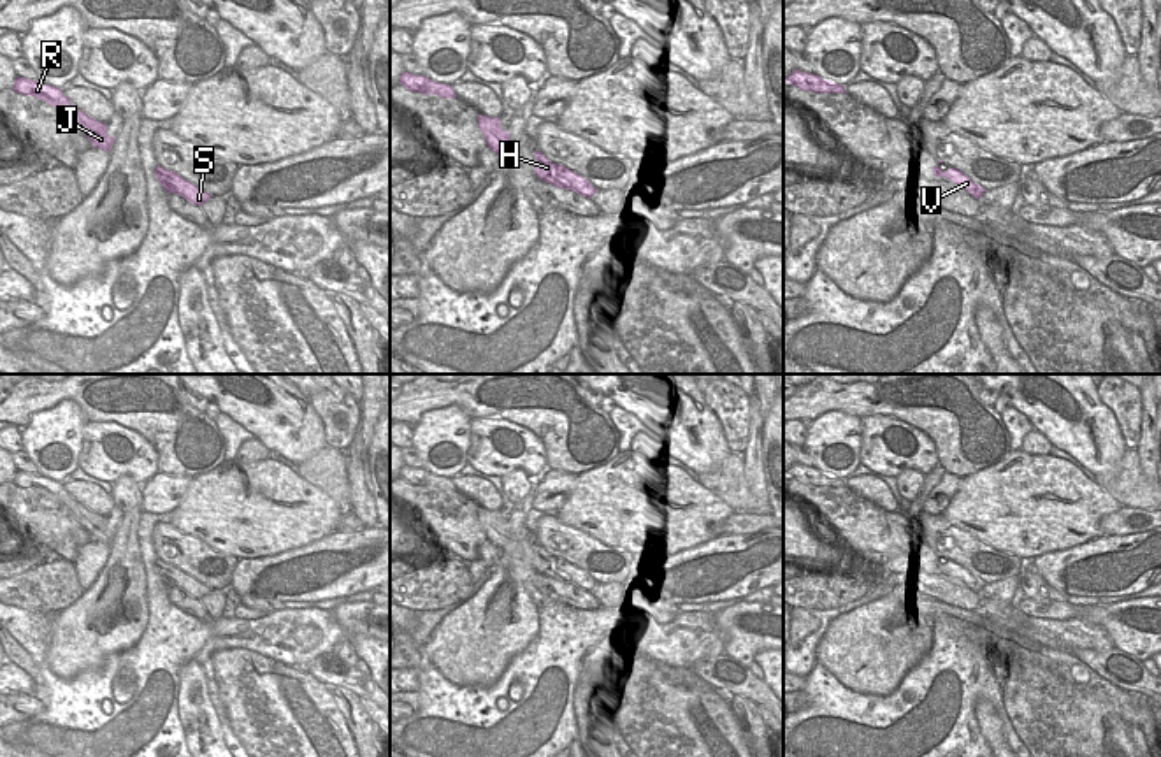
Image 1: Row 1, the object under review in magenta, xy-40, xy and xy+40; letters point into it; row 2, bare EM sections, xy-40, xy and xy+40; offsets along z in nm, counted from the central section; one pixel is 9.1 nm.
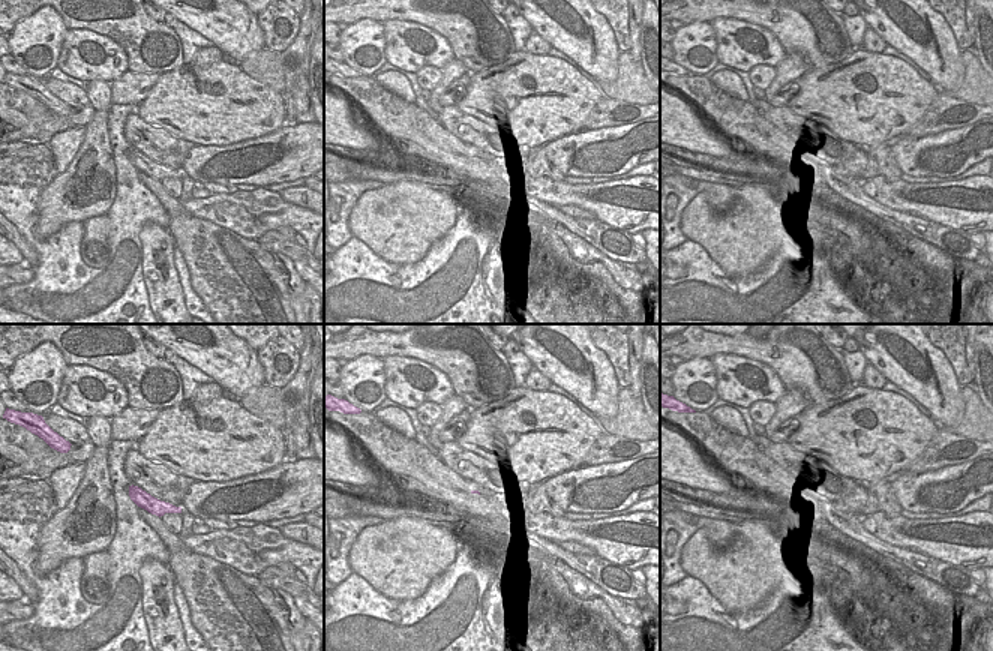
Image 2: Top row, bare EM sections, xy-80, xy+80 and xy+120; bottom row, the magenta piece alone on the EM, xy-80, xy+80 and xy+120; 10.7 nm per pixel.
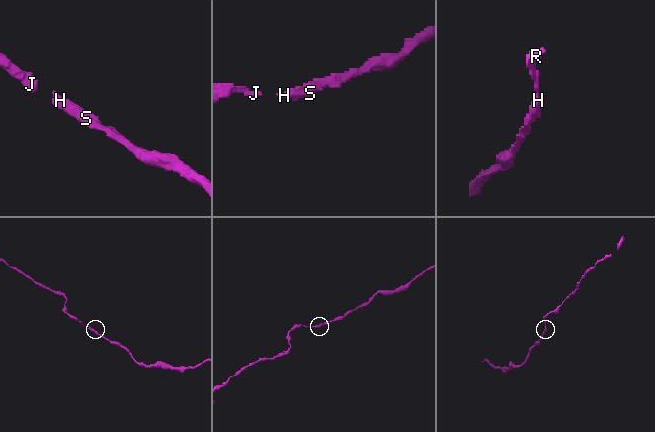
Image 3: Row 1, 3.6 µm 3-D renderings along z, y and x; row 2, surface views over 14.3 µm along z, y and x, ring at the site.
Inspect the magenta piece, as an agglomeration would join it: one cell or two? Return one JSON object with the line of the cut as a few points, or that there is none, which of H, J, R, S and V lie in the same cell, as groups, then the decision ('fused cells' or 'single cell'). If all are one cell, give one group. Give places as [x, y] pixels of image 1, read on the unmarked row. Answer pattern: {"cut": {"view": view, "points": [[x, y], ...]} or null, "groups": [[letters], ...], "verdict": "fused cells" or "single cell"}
{"cut": null, "groups": [["H", "J", "R", "S", "V"]], "verdict": "single cell"}

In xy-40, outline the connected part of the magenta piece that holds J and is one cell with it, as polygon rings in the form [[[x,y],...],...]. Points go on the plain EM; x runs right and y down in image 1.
[[[16,471],[12,483],[26,490],[46,494],[49,499],[58,501],[67,508],[70,516],[90,532],[93,541],[111,544],[114,530],[107,529],[105,516],[90,511],[72,499],[60,481],[44,478],[40,474]]]

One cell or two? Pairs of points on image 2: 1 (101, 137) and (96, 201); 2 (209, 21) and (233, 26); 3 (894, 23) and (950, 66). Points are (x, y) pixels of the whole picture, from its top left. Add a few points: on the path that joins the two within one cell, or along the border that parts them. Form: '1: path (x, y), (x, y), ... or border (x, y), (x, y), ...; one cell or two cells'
1: path (98, 153), (96, 185); one cell
2: path (215, 21), (227, 23); one cell
3: path (908, 35), (936, 54); one cell

